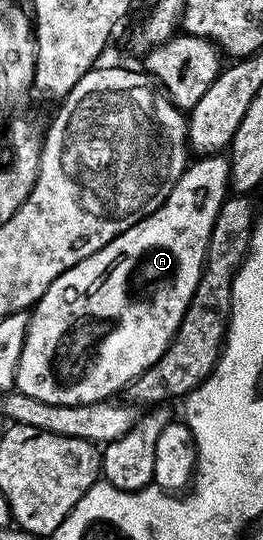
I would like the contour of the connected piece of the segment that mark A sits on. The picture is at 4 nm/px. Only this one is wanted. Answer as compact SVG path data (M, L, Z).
M226 155L204 156L188 163L183 171L183 177L173 186L167 201L155 211L152 216L147 216L141 222L137 222L129 230L122 232L117 238L113 238L101 250L97 250L89 258L77 262L61 278L57 278L45 290L45 294L37 301L35 307L30 309L29 315L31 321L25 334L25 346L21 350L21 362L17 366L18 391L29 394L46 404L56 404L57 406L77 406L78 404L92 404L98 400L111 400L114 392L122 393L132 380L136 380L142 372L169 346L169 342L175 337L176 330L181 326L185 318L185 310L191 305L191 299L195 296L195 291L199 285L199 280L203 276L203 263L207 260L207 247L209 246L209 234L213 230L213 222L219 213L219 207L229 195L229 177L231 175L231 166Z

